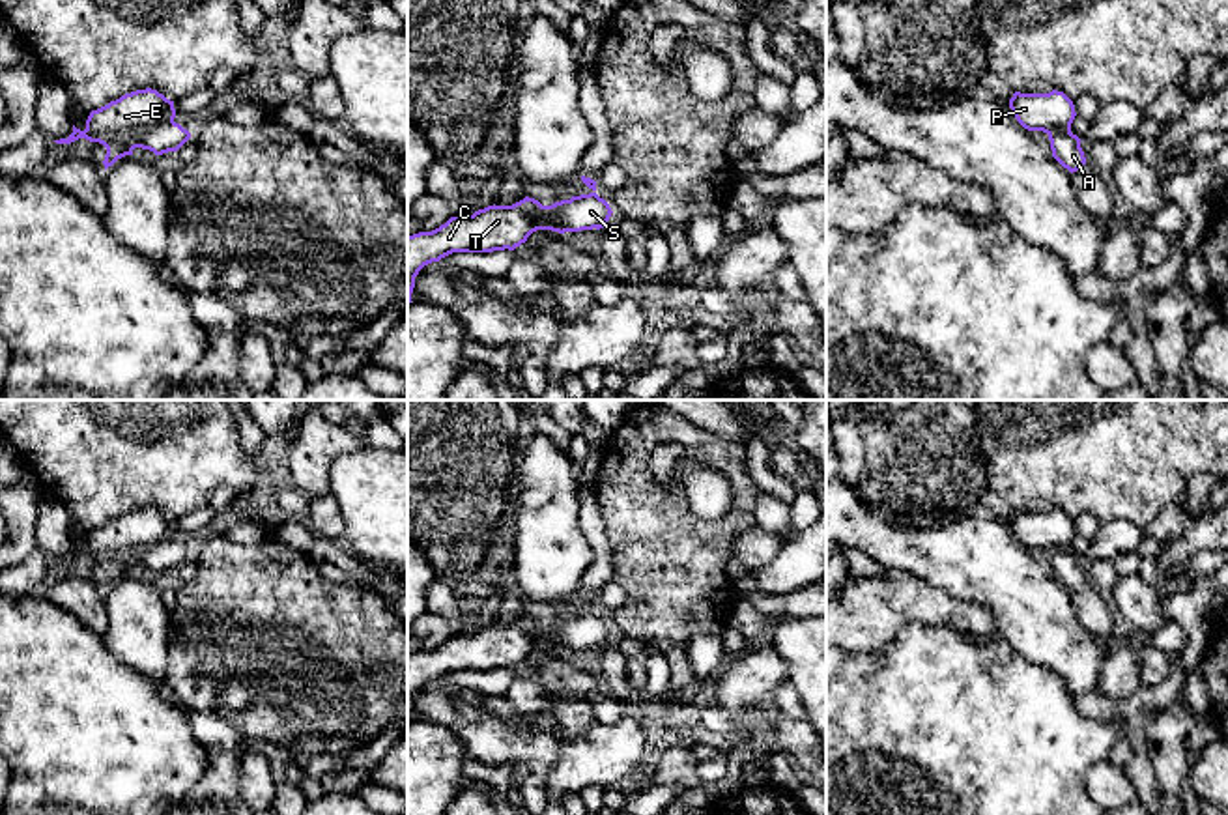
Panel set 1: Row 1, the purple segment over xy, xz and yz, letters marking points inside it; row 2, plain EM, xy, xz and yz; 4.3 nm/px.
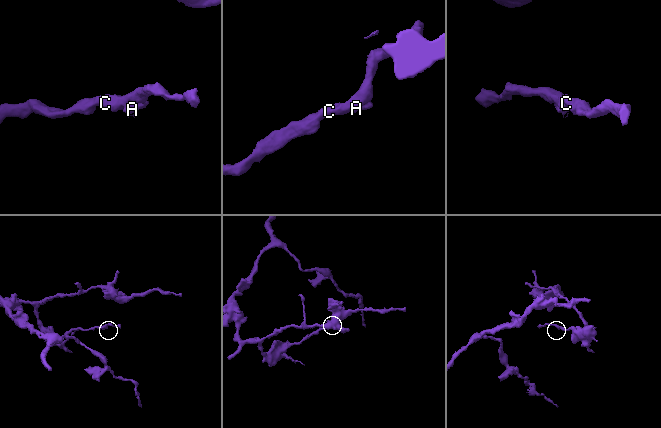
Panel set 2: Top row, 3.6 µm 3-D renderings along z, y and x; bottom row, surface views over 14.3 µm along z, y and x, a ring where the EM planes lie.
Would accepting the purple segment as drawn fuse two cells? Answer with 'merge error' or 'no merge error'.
merge error

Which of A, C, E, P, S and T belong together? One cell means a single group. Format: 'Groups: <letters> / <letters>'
Groups: A S / C E P T

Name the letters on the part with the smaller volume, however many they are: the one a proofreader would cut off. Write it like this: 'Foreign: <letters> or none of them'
Foreign: A, S

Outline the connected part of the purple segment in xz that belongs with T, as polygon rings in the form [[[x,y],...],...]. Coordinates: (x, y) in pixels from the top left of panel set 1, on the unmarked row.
[[[525,615],[512,624],[488,624],[469,636],[450,636],[432,651],[407,654],[407,723],[419,690],[452,671],[514,669],[540,649],[538,630],[544,624]]]

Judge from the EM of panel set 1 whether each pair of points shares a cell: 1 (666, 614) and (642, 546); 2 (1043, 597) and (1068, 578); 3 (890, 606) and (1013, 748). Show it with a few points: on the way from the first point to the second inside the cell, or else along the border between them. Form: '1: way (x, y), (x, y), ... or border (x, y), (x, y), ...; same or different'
1: way (666, 597), (666, 578), (658, 571), (658, 563); same
2: border (1051, 574), (1070, 591), (1081, 623); different
3: border (950, 625), (909, 623), (886, 645), (871, 649); different

